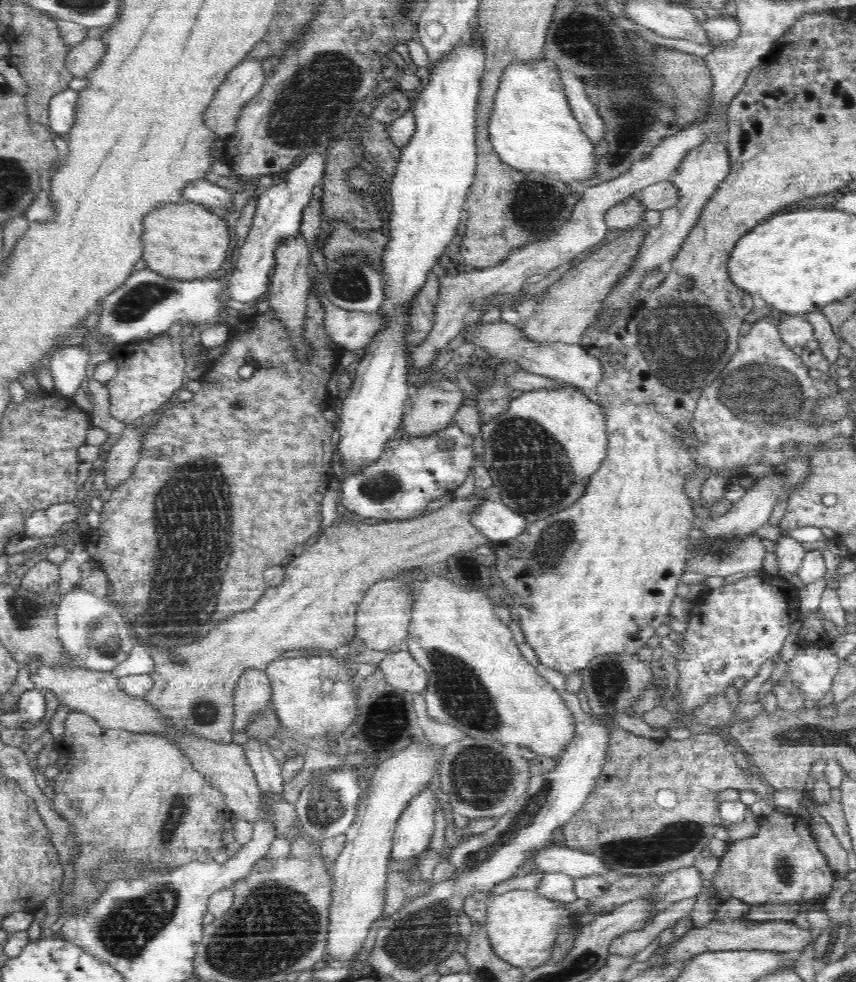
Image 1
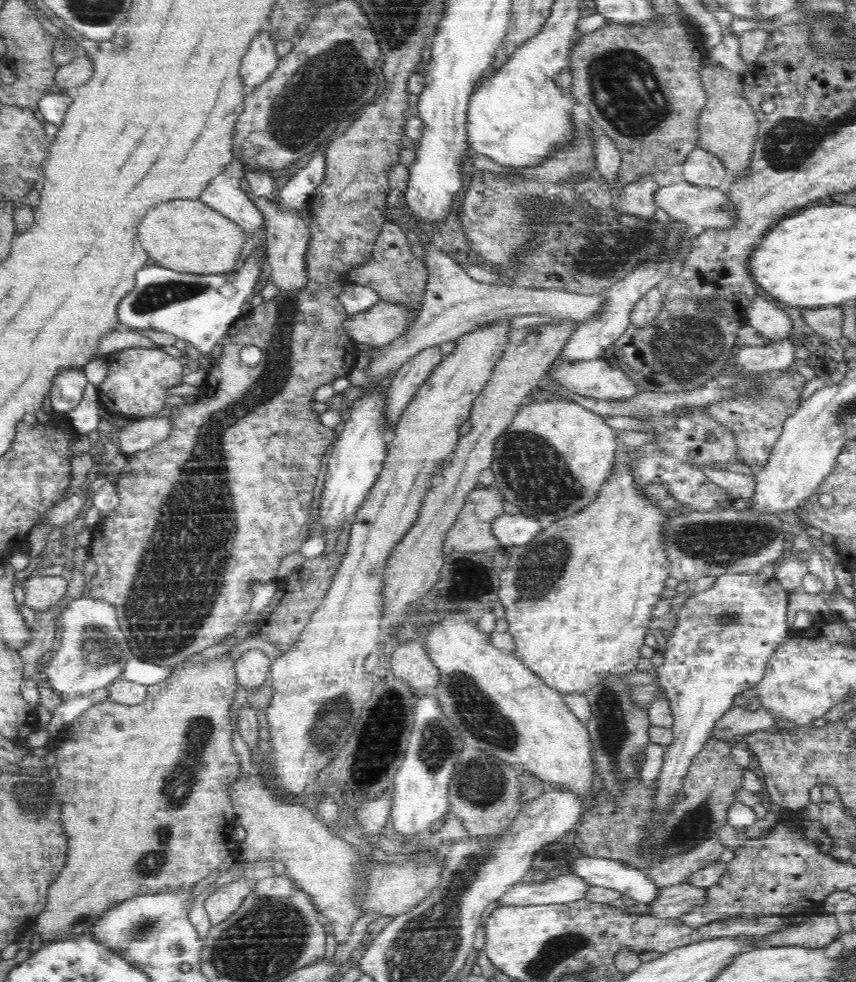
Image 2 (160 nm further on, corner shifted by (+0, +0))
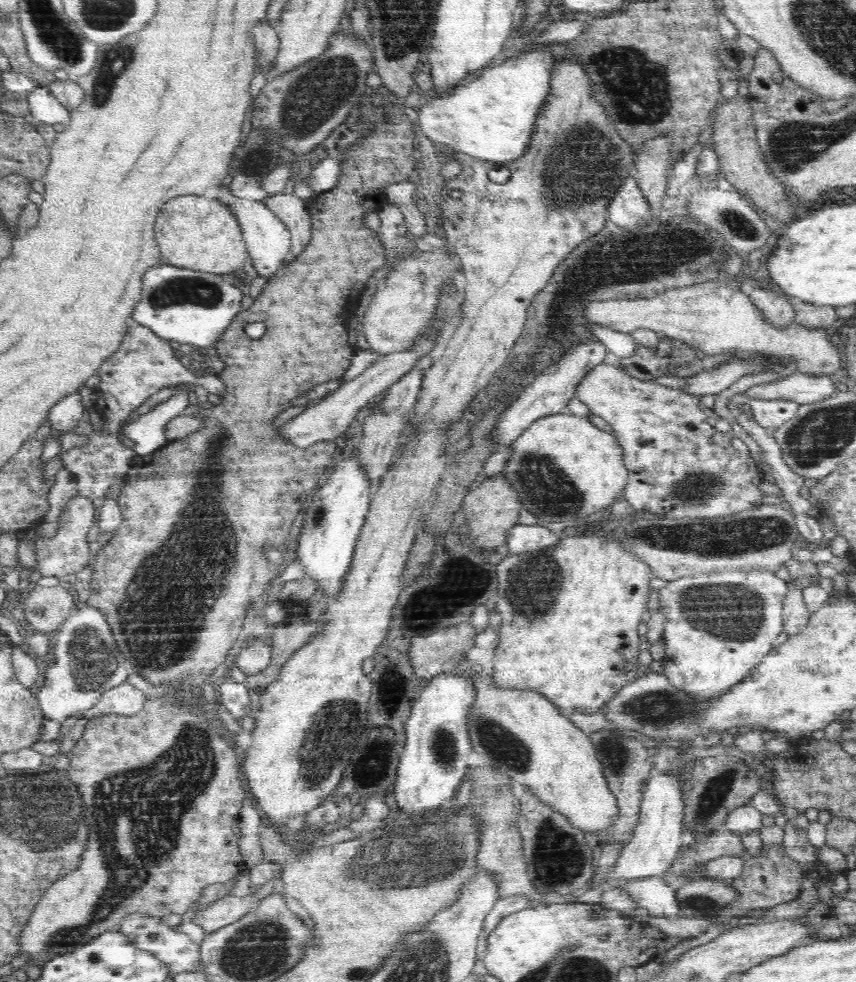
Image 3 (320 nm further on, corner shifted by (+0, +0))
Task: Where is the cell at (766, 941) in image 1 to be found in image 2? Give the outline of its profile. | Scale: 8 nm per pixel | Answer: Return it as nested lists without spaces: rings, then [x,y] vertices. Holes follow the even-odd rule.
[[[816,913],[814,918],[800,924],[793,924],[790,928],[782,928],[778,932],[770,932],[756,938],[758,948],[779,946],[801,946],[804,948],[819,949],[828,946],[836,940],[840,933],[838,920],[834,915]]]

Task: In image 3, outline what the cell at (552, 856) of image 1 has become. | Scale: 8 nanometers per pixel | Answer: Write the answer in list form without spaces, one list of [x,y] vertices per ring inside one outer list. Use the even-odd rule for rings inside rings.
[[[664,873],[638,879],[622,890],[626,890],[640,907],[646,908],[649,914],[654,916],[681,917],[676,892],[670,888]]]

